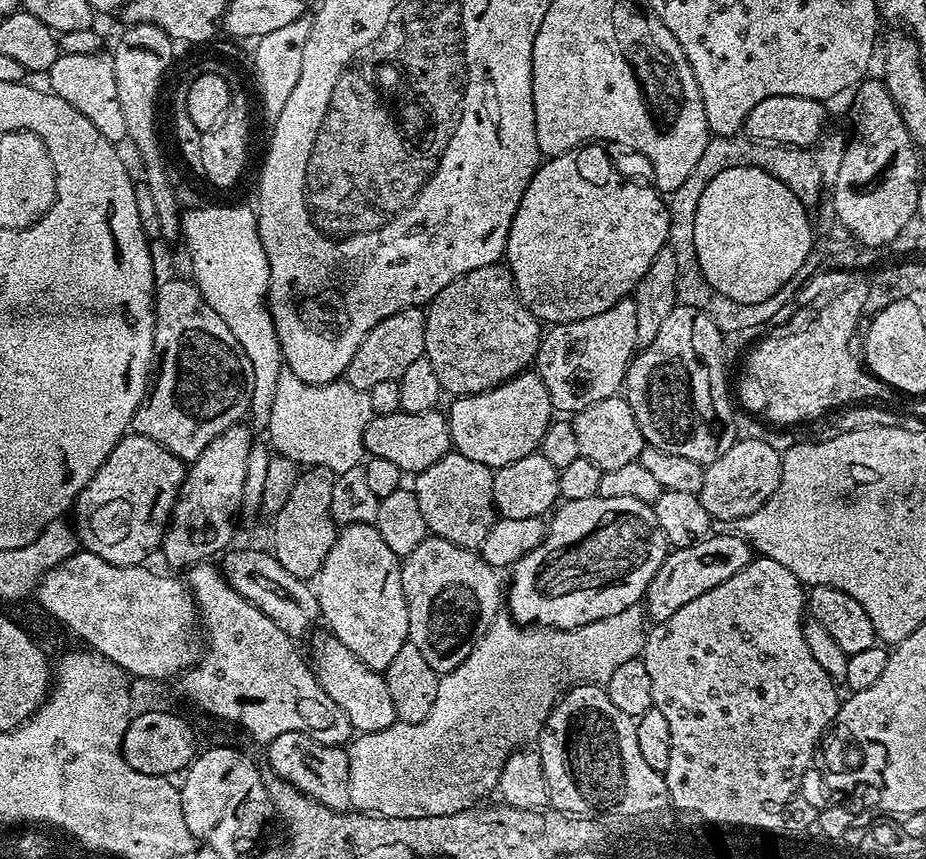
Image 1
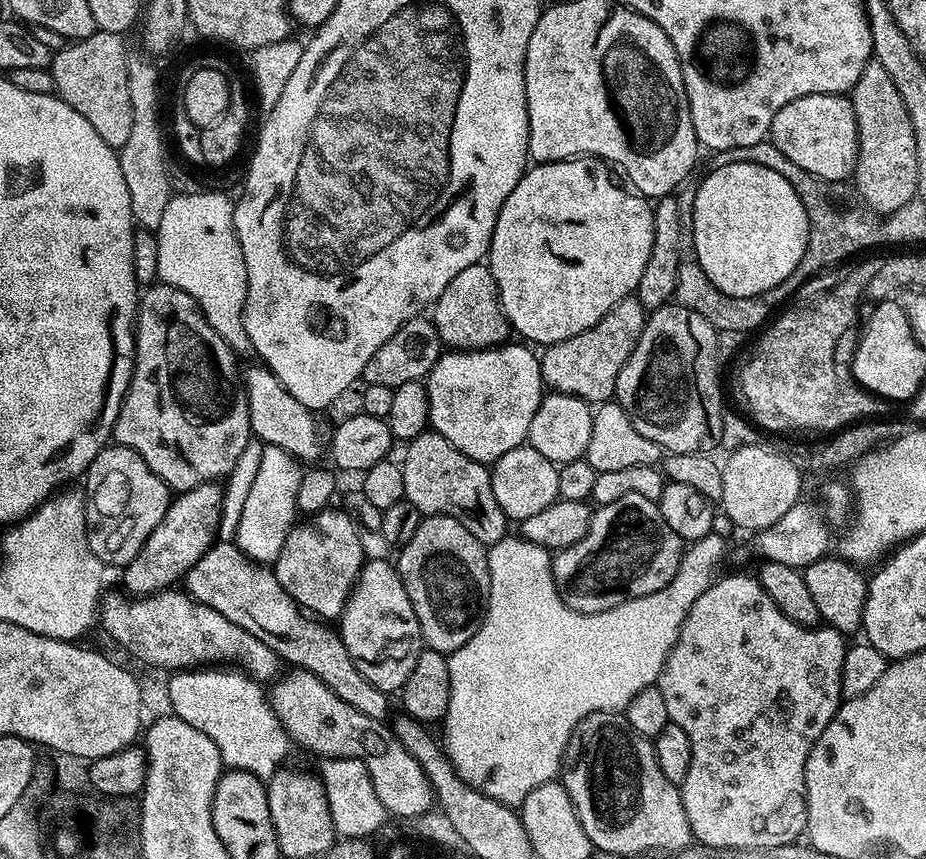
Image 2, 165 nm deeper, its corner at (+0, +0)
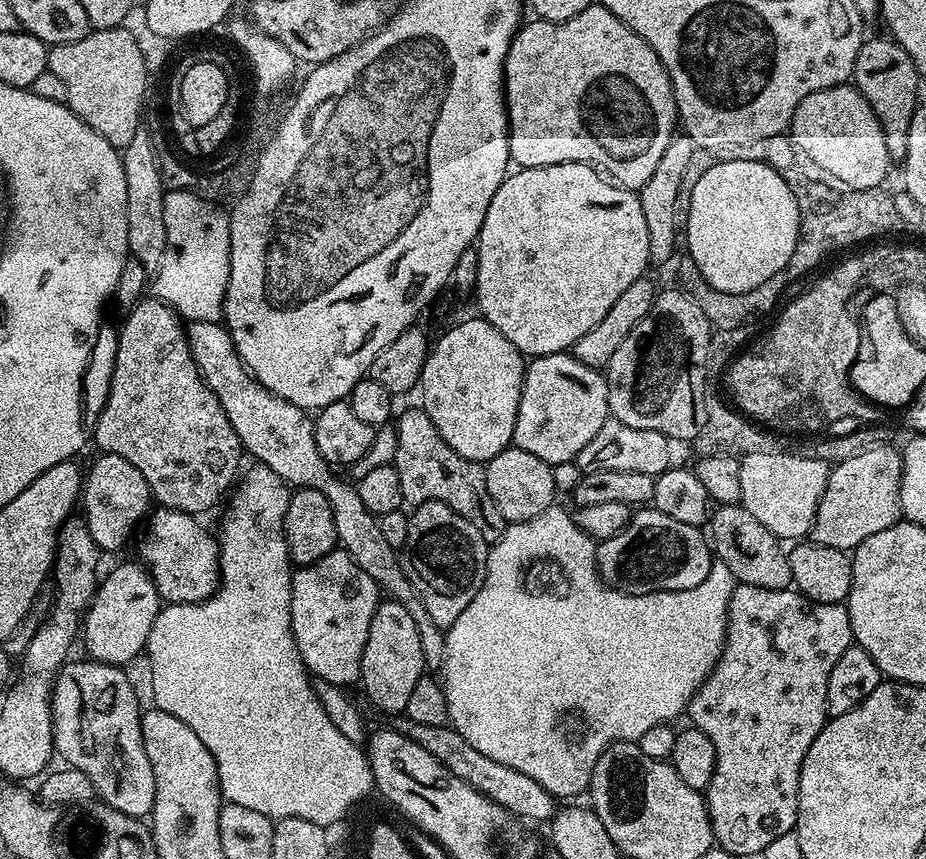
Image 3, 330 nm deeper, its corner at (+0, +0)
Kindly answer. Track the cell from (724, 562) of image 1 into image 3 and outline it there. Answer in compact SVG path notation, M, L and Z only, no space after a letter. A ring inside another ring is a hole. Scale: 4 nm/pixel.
M886 444L878 446L874 450L866 450L866 454L857 454L855 458L835 465L829 471L826 490L818 502L816 522L810 533L811 543L831 548L855 550L862 542L866 542L866 538L871 538L872 535L879 534L881 530L886 530L898 523L902 516L900 487L902 486L903 469L904 458L901 449Z

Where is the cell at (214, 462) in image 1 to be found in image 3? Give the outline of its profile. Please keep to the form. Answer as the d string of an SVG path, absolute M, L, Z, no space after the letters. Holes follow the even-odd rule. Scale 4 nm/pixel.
M135 563L120 564L99 581L92 603L82 617L82 644L84 640L87 655L101 664L128 666L141 655L147 649L154 618L162 607L152 575L143 563Z

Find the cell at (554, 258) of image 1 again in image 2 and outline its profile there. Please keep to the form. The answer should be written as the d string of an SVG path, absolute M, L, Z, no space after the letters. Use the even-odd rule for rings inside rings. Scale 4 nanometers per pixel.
M596 158L552 160L549 164L537 163L532 167L521 175L518 186L514 186L510 190L510 194L502 202L502 210L496 214L494 234L488 241L486 263L488 269L494 274L494 282L498 286L500 309L508 319L509 329L515 335L517 332L520 335L517 337L529 345L547 346L554 342L562 342L562 338L574 338L574 334L582 334L582 330L590 330L590 326L594 326L594 322L601 320L612 307L618 302L622 302L622 298L635 293L638 278L642 278L642 270L646 270L646 262L650 259L650 246L654 246L653 205L635 191L629 190L627 187L619 188L608 177L607 170L609 171L609 169Z

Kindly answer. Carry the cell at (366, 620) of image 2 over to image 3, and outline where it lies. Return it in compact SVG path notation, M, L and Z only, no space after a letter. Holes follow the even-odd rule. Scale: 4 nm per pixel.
M381 599L374 610L374 618L370 622L370 634L366 638L366 650L362 650L360 663L360 680L364 684L364 692L372 699L376 708L384 712L404 712L406 702L410 702L410 693L426 672L424 655L422 654L422 638L418 638L418 626L414 626L414 618L410 618L410 610L396 600Z

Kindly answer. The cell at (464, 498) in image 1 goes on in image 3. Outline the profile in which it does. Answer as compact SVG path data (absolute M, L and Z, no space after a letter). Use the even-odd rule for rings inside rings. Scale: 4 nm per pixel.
M423 407L408 408L395 421L398 434L398 450L395 467L398 470L398 482L402 486L402 498L405 505L415 506L433 500L450 506L462 518L478 526L478 534L489 542L502 538L508 529L508 521L502 518L502 510L494 506L490 490L486 490L486 474L477 461L462 458L454 446L446 446L446 438L438 434L438 426L430 422Z

